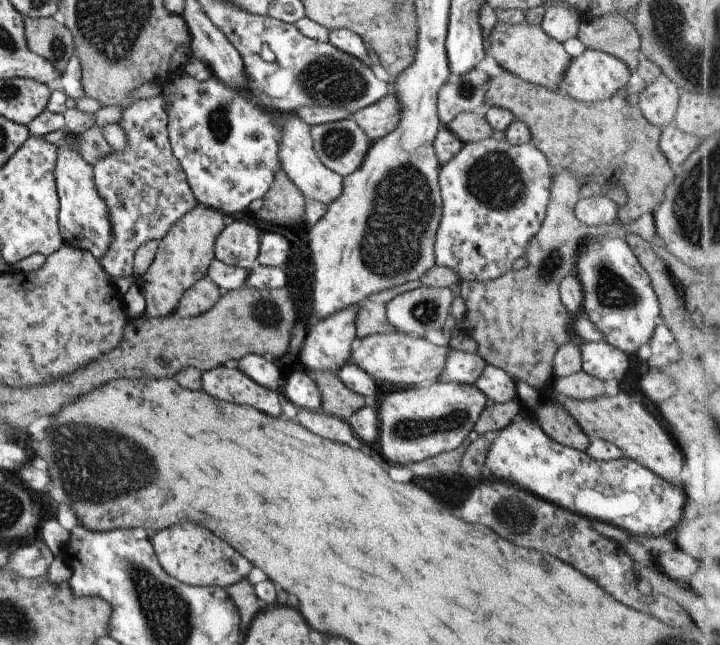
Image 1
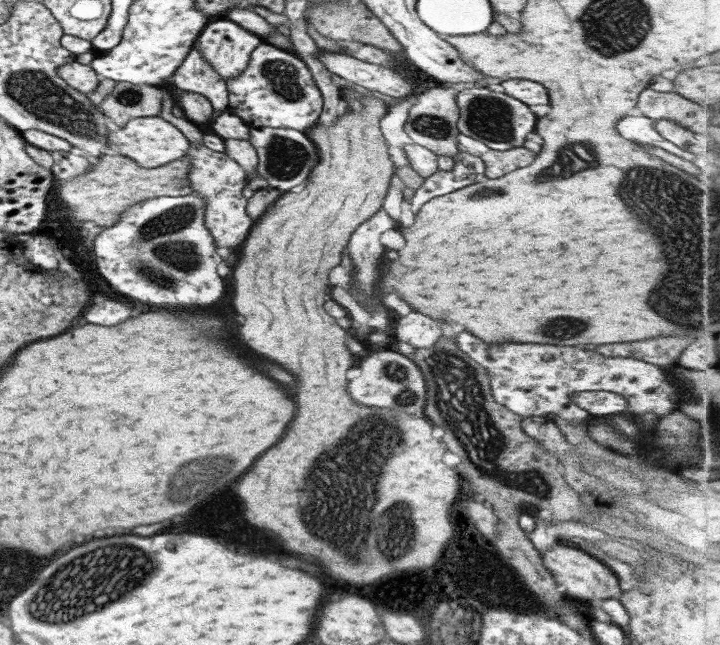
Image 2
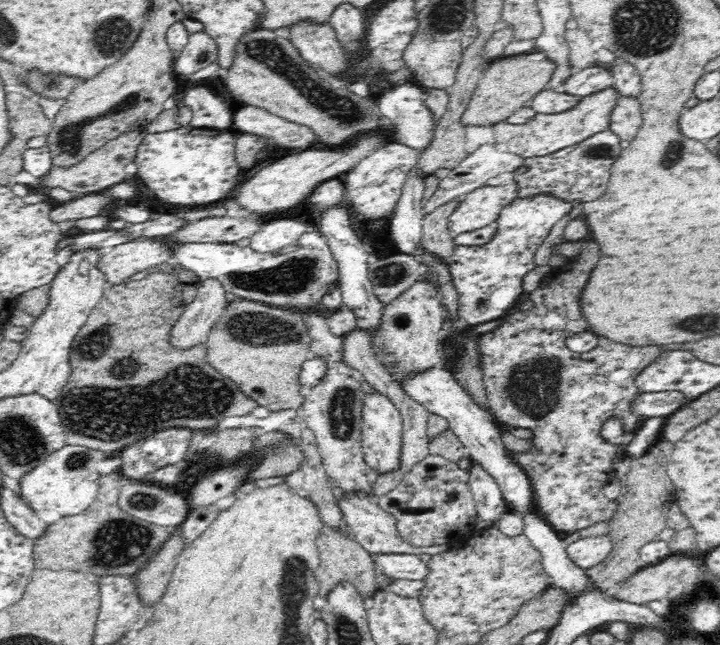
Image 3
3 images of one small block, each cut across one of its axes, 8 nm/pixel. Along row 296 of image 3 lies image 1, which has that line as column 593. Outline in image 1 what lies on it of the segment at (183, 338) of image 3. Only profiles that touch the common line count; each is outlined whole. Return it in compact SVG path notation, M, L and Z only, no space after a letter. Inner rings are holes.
M605 195L582 197L575 204L575 215L590 227L601 228L610 225L618 216L618 205Z

